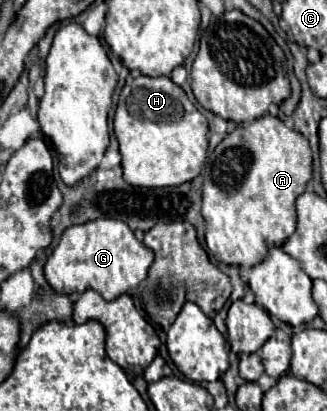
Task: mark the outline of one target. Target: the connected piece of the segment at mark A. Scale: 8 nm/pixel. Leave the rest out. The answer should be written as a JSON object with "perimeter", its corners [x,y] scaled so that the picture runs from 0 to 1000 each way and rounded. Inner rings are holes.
{"perimeter":[[[810,277],[755,307],[725,307],[694,326],[657,370],[633,384],[621,409],[621,530],[633,550],[633,603],[639,613],[688,642],[725,647],[780,647],[810,628],[829,599],[859,599],[896,564],[908,545],[902,487],[933,467],[939,443],[951,438],[951,360],[945,341],[878,311],[853,287]]]}

